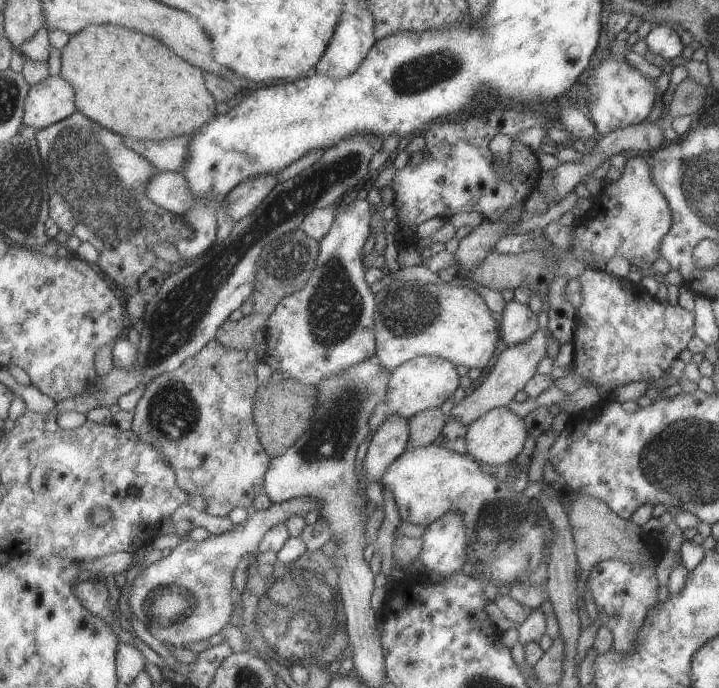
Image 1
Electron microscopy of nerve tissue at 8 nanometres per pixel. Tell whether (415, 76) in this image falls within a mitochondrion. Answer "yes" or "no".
yes

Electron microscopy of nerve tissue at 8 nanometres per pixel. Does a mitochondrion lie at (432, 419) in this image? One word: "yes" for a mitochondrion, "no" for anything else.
no

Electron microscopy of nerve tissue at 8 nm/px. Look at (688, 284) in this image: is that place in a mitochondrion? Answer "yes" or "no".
no

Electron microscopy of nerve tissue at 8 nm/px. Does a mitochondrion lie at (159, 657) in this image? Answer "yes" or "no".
no

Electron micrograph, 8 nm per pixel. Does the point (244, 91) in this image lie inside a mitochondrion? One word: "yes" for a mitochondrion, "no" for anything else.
no

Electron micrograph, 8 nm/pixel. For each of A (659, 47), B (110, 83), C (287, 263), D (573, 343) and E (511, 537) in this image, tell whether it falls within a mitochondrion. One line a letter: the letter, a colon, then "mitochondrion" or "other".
A: other
B: other
C: mitochondrion
D: other
E: mitochondrion

